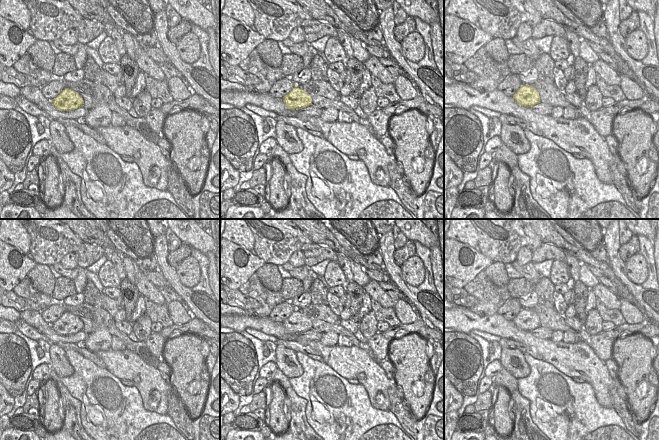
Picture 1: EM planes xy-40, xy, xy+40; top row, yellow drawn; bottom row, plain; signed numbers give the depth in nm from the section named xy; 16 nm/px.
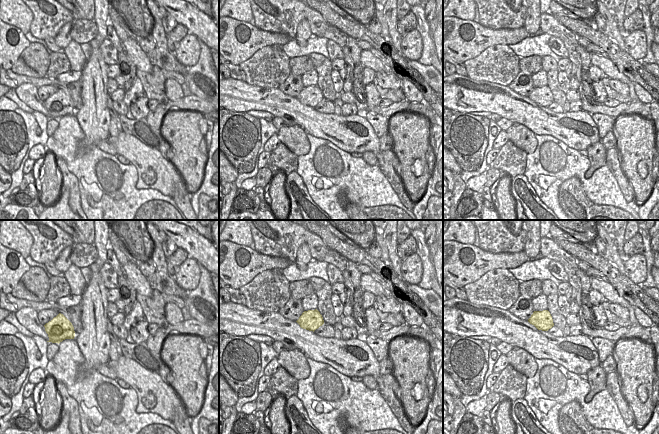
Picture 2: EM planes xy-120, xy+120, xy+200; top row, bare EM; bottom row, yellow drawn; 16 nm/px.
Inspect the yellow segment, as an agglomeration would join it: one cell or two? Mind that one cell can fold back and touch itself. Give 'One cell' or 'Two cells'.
One cell

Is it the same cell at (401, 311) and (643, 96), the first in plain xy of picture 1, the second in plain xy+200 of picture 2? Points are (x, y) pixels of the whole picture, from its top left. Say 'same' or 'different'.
same

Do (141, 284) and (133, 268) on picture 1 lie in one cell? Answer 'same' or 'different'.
different

